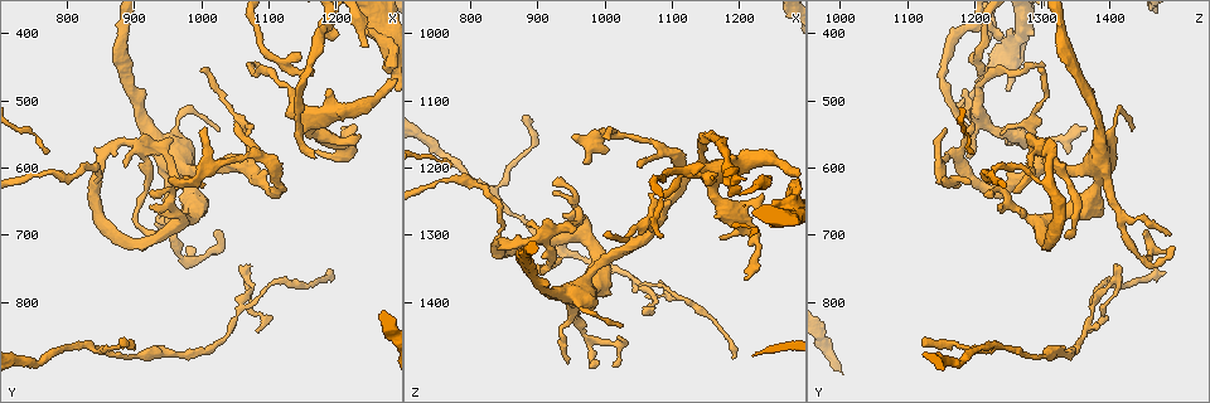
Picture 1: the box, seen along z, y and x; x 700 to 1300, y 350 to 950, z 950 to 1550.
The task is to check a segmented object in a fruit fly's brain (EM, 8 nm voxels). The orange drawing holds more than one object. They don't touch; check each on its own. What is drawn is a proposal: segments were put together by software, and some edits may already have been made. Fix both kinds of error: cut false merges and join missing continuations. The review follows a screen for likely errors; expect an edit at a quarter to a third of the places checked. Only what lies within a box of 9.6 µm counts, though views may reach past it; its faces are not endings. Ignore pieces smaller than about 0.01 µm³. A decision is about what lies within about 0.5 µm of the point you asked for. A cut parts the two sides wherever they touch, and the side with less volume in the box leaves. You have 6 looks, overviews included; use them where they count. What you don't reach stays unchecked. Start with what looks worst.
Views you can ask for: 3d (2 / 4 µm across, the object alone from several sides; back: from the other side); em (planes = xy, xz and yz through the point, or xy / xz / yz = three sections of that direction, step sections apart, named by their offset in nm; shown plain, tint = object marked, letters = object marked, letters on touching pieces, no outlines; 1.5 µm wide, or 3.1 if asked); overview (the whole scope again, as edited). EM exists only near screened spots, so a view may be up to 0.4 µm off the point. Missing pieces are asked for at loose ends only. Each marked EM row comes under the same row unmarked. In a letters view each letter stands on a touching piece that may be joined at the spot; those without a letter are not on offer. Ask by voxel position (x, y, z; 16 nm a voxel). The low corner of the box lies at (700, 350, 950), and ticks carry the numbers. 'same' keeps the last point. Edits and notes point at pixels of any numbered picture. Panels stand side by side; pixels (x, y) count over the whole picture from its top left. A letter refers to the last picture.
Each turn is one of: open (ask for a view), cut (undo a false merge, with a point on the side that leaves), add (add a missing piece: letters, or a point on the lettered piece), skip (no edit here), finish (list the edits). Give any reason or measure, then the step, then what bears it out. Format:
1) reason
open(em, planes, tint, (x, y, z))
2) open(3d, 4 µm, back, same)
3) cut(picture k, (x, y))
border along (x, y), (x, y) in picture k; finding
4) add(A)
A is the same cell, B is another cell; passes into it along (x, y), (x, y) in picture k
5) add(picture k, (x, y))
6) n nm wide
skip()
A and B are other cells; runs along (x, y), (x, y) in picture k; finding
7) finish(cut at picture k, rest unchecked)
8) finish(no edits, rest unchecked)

tapers out
open(em, planes, letters, (1055, 745, 1420))

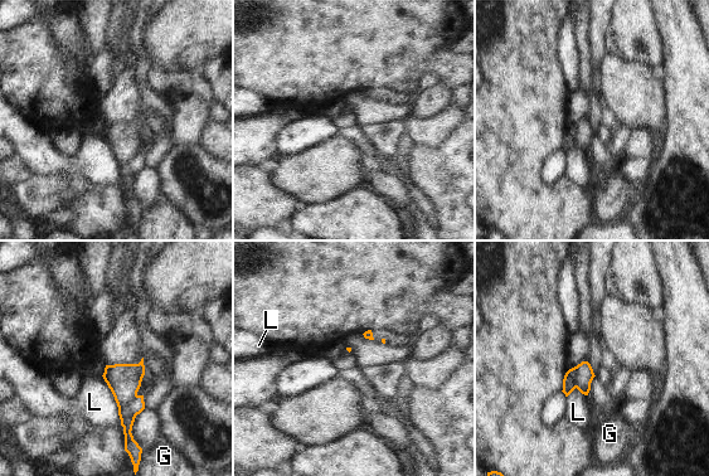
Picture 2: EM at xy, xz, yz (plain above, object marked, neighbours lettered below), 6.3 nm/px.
cut(picture 2, (124, 380))
G and L are other cells; border along (137, 396), (129, 404), (129, 416) in picture 2; two neurons meet here

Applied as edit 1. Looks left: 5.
tapers out
open(em, yz, step 4, letters, (1065, 545, 1235))

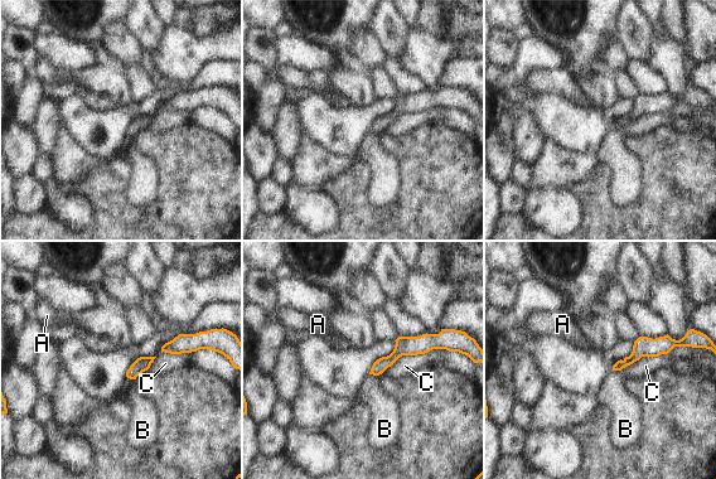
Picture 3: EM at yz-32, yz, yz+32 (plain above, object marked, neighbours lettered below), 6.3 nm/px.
skip()
A, B and C are other cells; none of them fits

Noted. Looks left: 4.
finish(cut at picture 2, rest unchecked)

